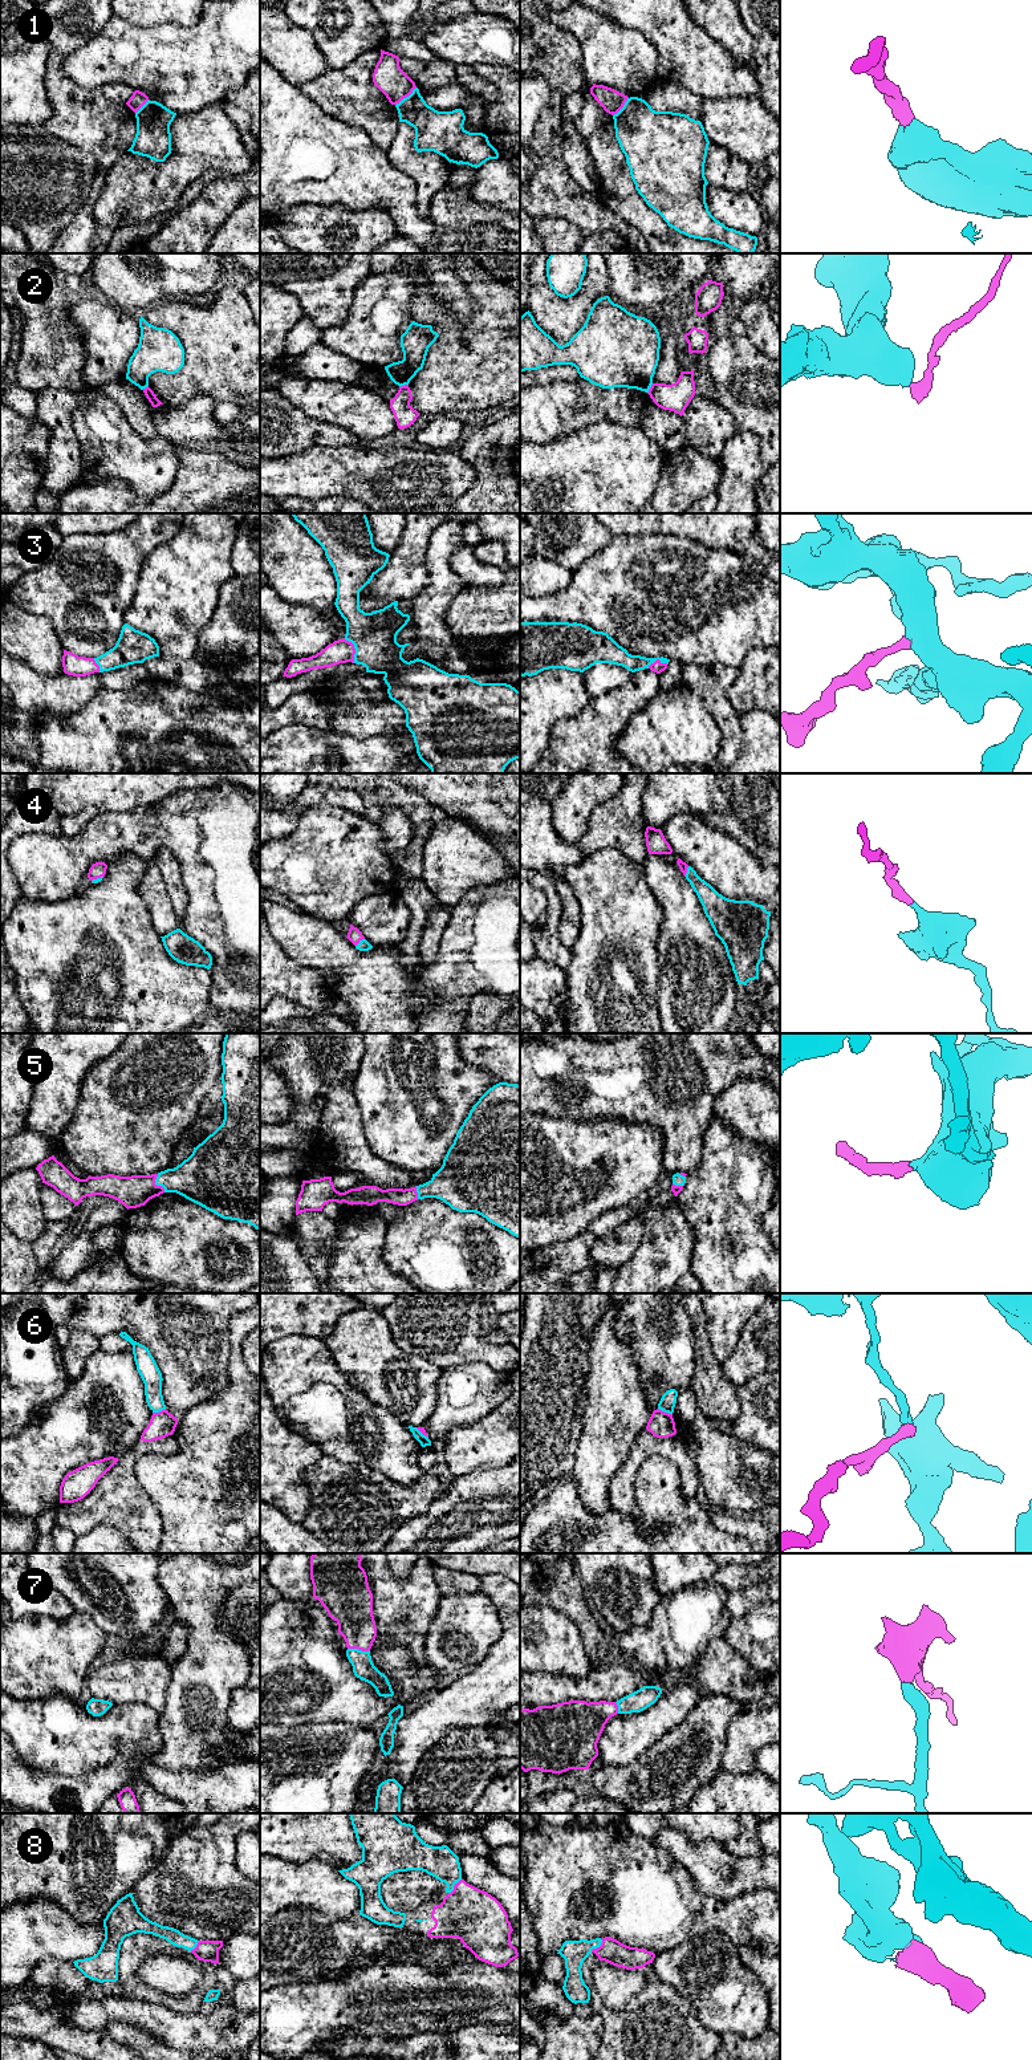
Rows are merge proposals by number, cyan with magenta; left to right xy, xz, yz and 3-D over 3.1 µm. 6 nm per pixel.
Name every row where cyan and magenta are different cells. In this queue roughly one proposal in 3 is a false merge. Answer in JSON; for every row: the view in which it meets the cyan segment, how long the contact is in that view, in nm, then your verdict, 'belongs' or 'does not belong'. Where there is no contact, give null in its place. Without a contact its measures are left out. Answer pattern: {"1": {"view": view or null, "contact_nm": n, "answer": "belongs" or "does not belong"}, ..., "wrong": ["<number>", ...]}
{"1": {"view": "xz", "contact_nm": 170, "answer": "does not belong"}, "2": {"view": "yz", "contact_nm": 70, "answer": "does not belong"}, "3": {"view": "xz", "contact_nm": 170, "answer": "belongs"}, "4": {"view": "xz", "contact_nm": 80, "answer": "belongs"}, "5": {"view": "xy", "contact_nm": 120, "answer": "belongs"}, "6": {"view": "yz", "contact_nm": 100, "answer": "does not belong"}, "7": {"view": "xz", "contact_nm": 140, "answer": "belongs"}, "8": {"view": "xz", "contact_nm": 120, "answer": "belongs"}, "wrong": ["1", "2", "6"]}

